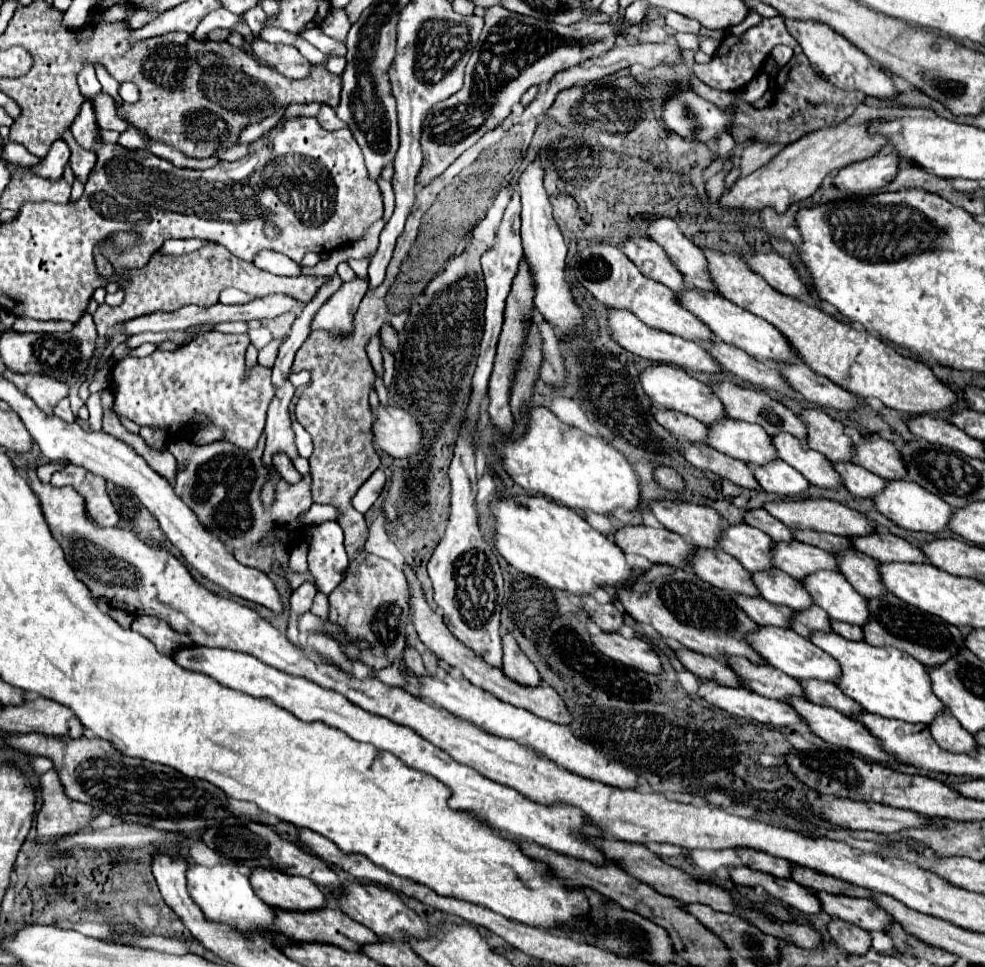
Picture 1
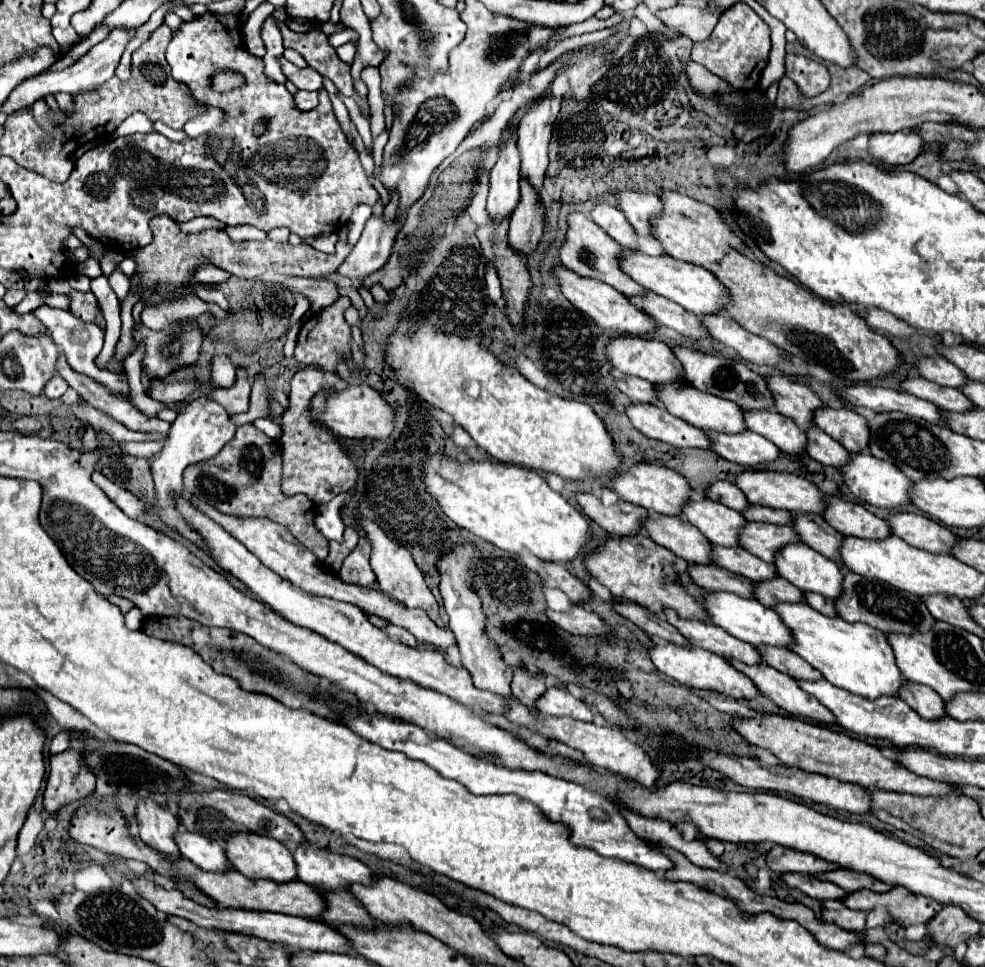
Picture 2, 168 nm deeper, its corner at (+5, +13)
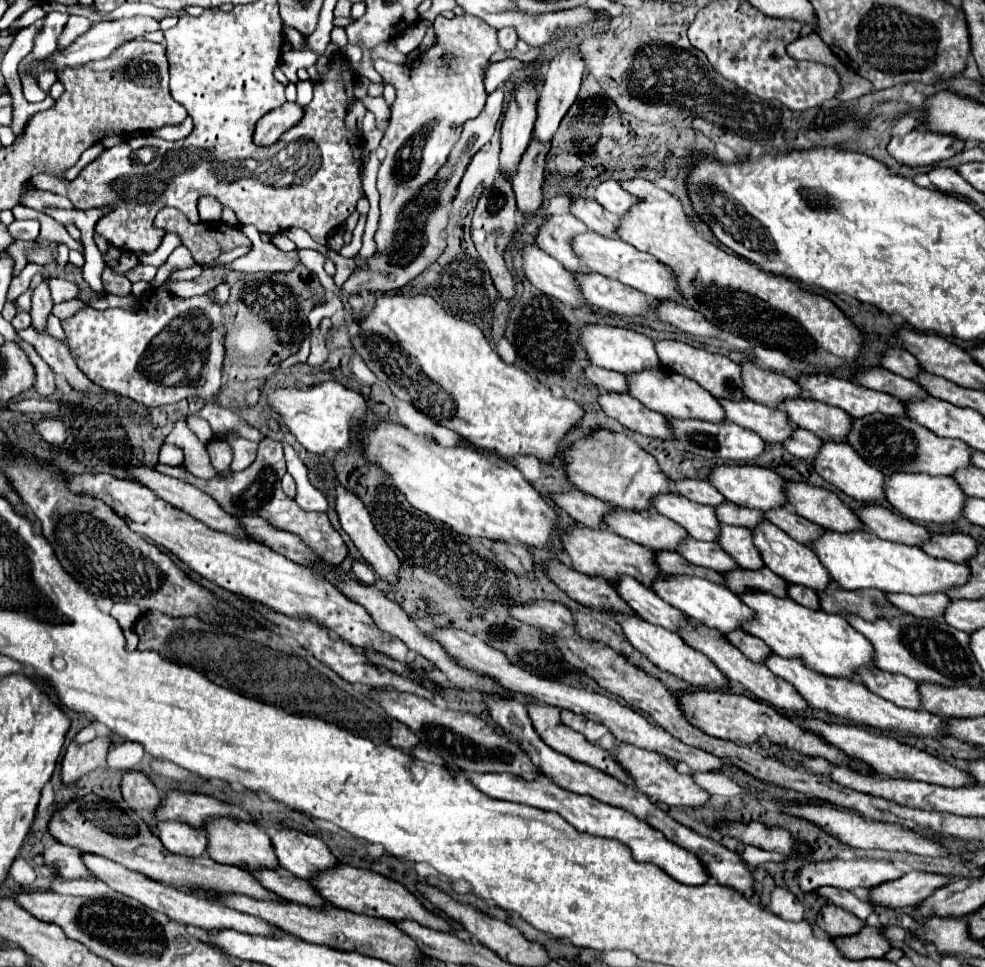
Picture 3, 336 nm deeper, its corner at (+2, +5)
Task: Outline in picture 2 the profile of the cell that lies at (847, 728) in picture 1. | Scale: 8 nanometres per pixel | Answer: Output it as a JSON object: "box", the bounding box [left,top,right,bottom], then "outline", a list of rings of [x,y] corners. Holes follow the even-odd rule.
{"box":[727,659,837,725],"outline":[[[727,659],[735,669],[743,671],[753,683],[755,687],[769,697],[771,701],[775,701],[783,711],[795,715],[795,717],[803,717],[807,721],[813,723],[823,723],[823,725],[837,725],[835,717],[831,717],[829,709],[823,707],[815,697],[811,697],[809,693],[803,693],[803,689],[799,689],[797,681],[793,677],[787,677],[785,673],[773,669],[771,665],[745,665],[741,661],[735,659]]]}

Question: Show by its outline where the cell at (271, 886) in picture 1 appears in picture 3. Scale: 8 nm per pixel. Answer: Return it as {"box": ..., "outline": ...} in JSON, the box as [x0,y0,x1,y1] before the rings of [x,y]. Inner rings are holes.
{"box":[206,817,278,869],"outline":[[[220,817],[206,821],[206,835],[208,835],[208,855],[226,865],[242,867],[242,869],[272,869],[278,865],[278,857],[274,857],[274,845],[266,831],[258,825],[246,823],[244,819],[236,821],[234,817]]]}

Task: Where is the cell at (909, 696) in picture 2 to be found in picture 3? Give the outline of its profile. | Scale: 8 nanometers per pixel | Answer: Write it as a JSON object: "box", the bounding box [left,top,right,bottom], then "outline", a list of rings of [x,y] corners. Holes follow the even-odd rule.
{"box":[860,669,920,709],"outline":[[[862,669],[860,671],[862,683],[876,695],[884,697],[886,701],[892,701],[898,707],[906,709],[920,709],[920,693],[918,693],[918,683],[910,681],[908,677],[886,673],[882,669]]]}

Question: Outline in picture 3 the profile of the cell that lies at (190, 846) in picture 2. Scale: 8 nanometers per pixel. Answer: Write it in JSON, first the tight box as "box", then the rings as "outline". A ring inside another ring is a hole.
{"box":[158,821,208,857],"outline":[[[160,821],[158,827],[158,837],[162,845],[174,853],[174,855],[184,855],[184,857],[202,857],[206,855],[208,839],[206,833],[200,829],[194,829],[186,823],[178,821]]]}

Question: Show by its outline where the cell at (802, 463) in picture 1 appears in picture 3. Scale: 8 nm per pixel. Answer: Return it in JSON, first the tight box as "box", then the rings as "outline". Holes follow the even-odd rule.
{"box":[720,399,794,445],"outline":[[[720,399],[720,403],[726,411],[728,421],[734,421],[736,425],[742,425],[744,429],[758,433],[766,443],[782,445],[794,433],[794,425],[788,421],[788,415],[780,409],[770,409],[750,399],[742,401]]]}

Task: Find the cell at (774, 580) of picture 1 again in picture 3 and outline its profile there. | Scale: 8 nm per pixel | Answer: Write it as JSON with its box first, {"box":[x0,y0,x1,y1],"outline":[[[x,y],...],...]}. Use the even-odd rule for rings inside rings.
{"box":[678,537,740,573],"outline":[[[688,537],[678,547],[678,553],[694,565],[708,567],[708,569],[714,569],[714,571],[720,571],[720,573],[740,569],[738,565],[734,565],[734,559],[724,549],[720,549],[718,543],[706,543],[706,541],[696,541],[696,539]]]}

